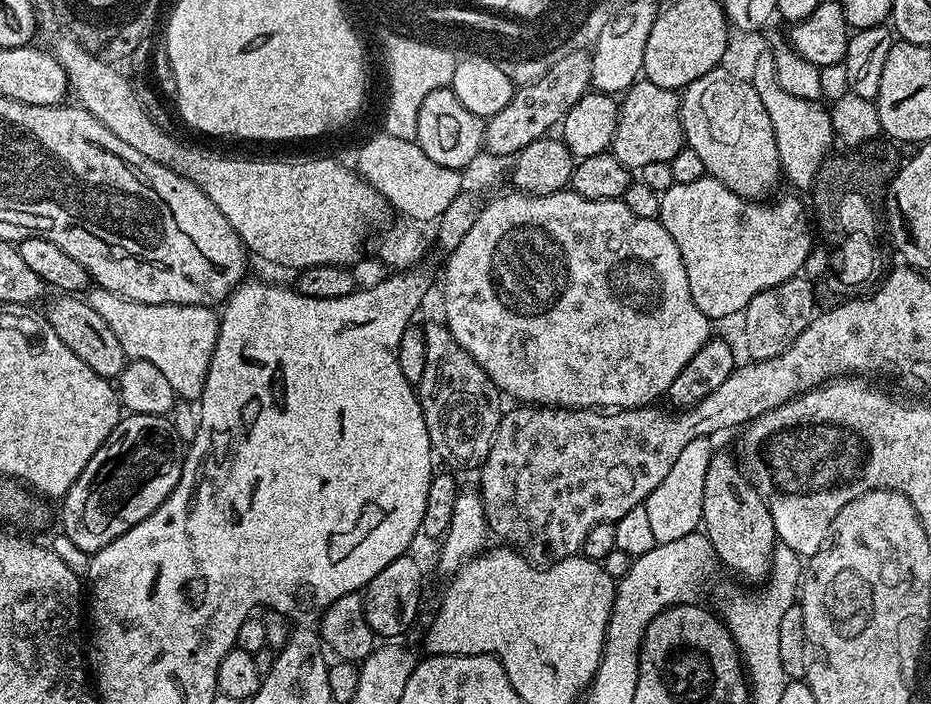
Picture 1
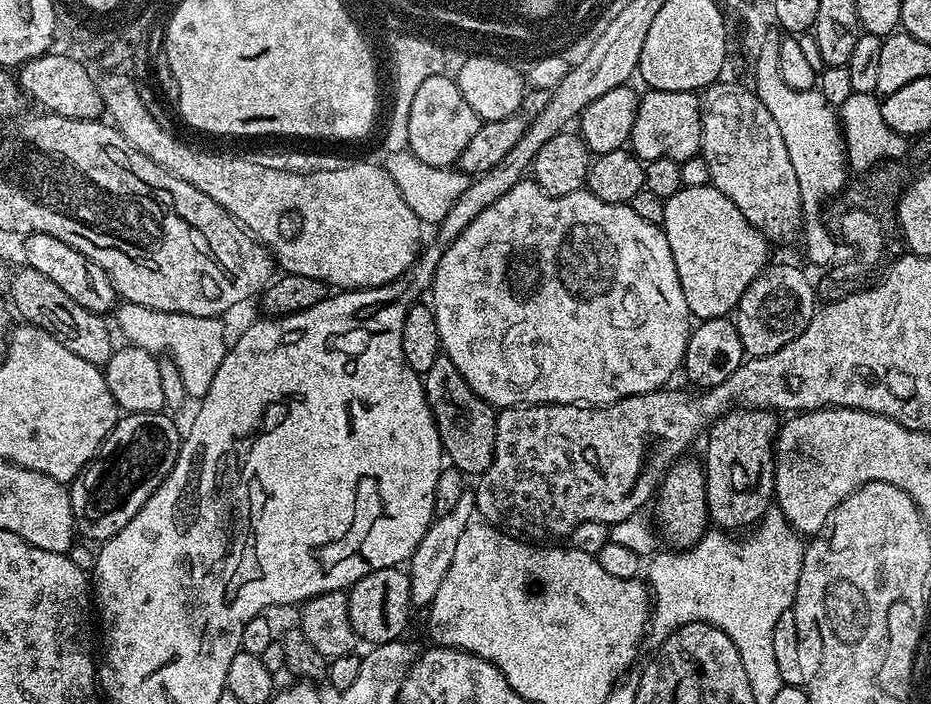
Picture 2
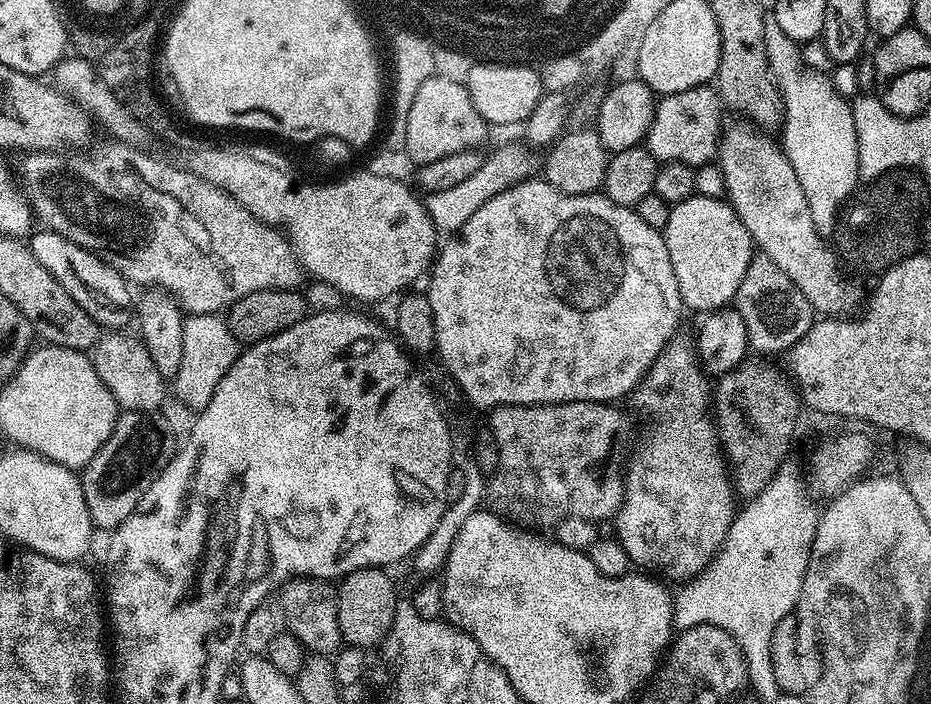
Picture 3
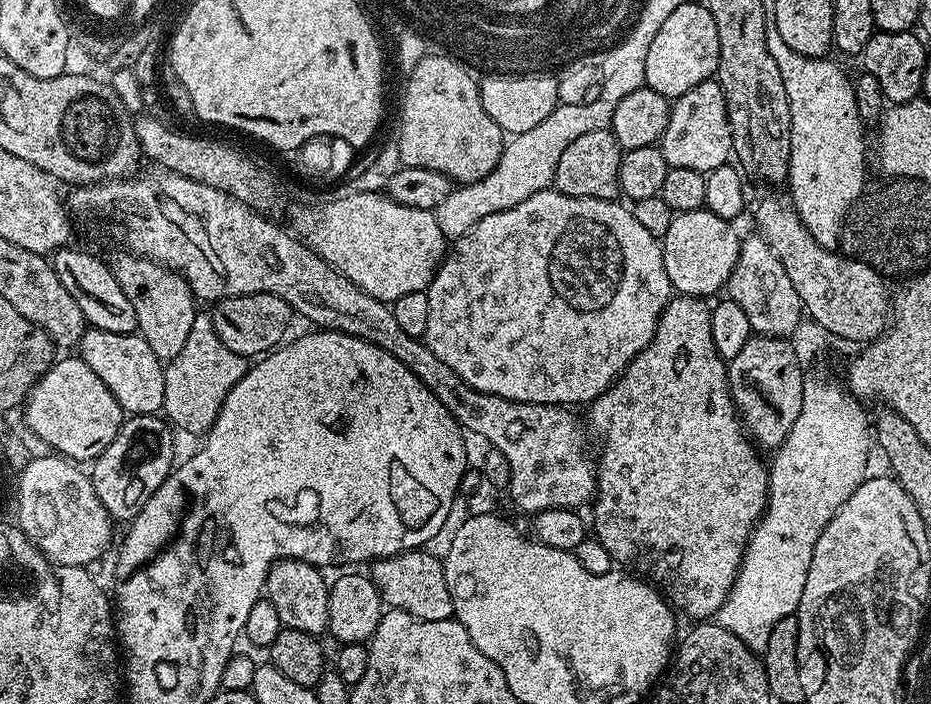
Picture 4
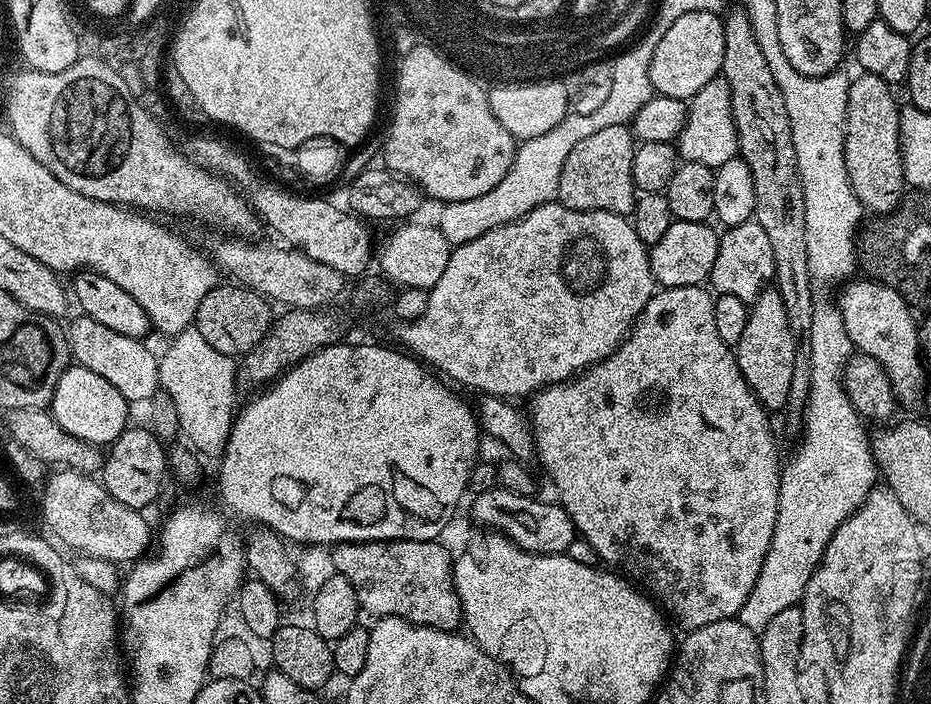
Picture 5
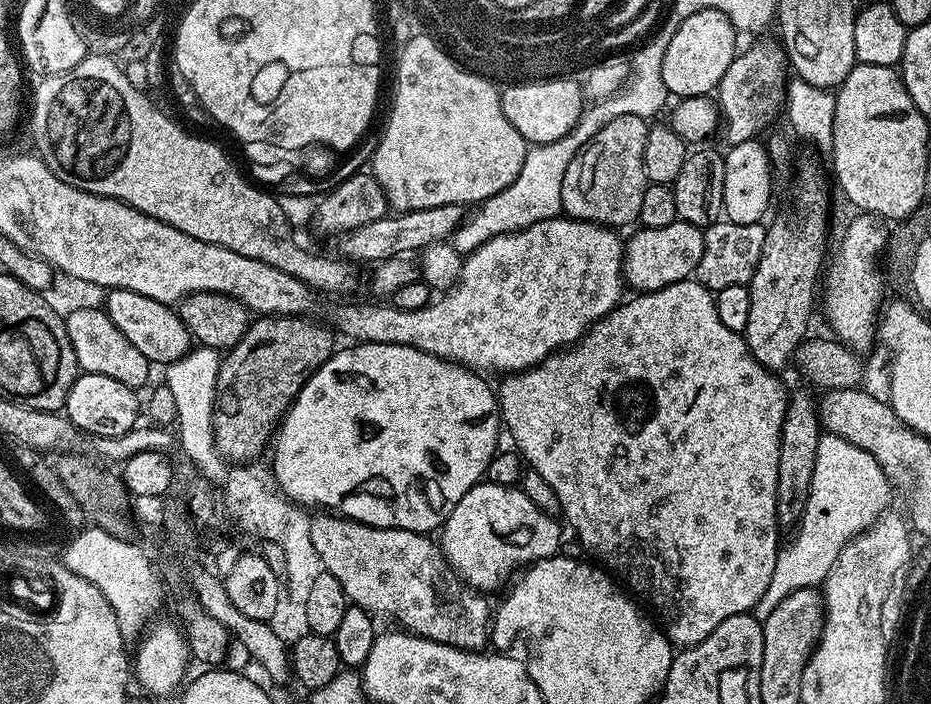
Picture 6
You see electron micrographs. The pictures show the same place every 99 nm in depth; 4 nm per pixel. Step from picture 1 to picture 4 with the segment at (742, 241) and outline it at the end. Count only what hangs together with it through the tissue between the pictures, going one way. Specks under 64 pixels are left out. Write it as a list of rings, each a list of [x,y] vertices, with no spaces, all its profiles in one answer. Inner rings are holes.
[[[705,207],[690,210],[689,212],[678,212],[673,215],[670,230],[666,230],[666,234],[662,238],[662,247],[666,274],[670,278],[673,289],[679,295],[712,298],[717,295],[715,292],[719,288],[721,291],[727,285],[730,274],[738,260],[742,239],[741,233],[736,233],[732,227],[733,225],[729,221],[718,218],[718,214],[708,211]]]

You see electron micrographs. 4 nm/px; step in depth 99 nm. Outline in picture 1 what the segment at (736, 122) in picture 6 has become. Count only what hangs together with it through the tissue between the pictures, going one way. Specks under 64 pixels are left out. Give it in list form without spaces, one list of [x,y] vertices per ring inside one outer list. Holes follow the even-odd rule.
[[[641,78],[623,93],[619,105],[618,126],[610,151],[629,170],[639,170],[649,162],[671,162],[674,154],[686,146],[680,121],[680,96],[673,89],[654,86],[654,82]]]

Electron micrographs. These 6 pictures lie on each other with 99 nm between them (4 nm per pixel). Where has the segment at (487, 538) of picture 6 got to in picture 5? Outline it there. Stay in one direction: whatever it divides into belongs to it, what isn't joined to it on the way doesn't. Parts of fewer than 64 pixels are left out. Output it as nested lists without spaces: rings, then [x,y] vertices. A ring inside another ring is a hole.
[[[502,487],[481,492],[472,500],[471,519],[485,529],[506,534],[509,540],[527,552],[540,552],[544,556],[567,553],[570,542],[578,539],[578,533],[570,514],[559,503],[543,504],[540,498],[519,496]]]

